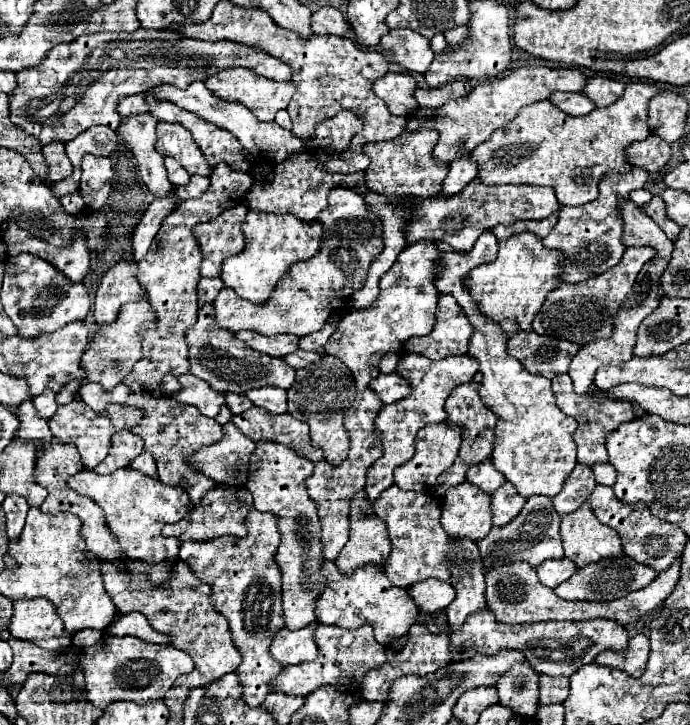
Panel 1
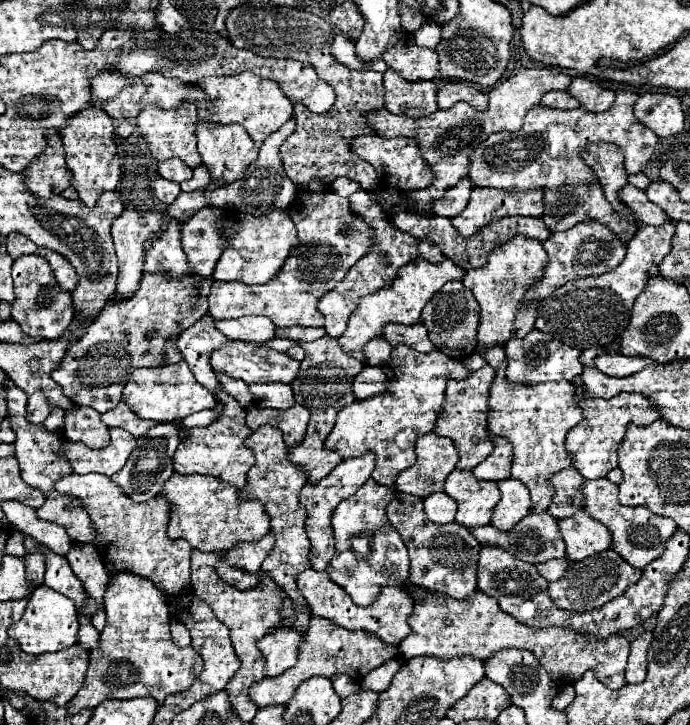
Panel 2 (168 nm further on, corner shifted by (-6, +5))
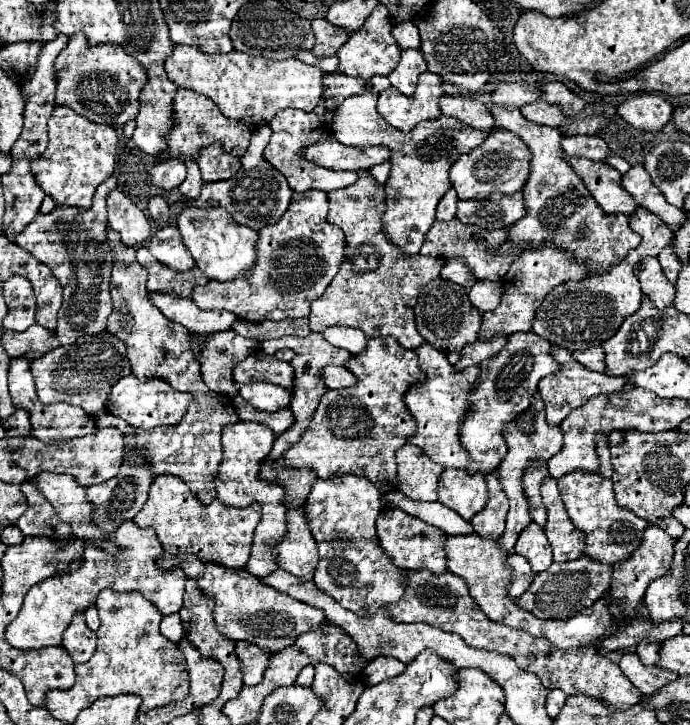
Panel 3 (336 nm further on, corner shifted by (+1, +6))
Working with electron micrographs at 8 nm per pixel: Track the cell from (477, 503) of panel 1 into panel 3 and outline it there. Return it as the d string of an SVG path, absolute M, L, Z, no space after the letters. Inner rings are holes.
M445 468L439 478L439 502L471 520L487 504L487 482L481 474L469 474L461 468Z

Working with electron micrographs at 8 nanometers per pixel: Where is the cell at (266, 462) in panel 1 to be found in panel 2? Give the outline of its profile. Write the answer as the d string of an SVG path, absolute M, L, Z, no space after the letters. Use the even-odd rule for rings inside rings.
M260 427L256 431L250 433L250 437L244 441L244 445L248 449L254 451L254 465L248 471L248 481L246 485L240 489L241 498L252 498L262 501L268 515L272 517L270 523L270 531L274 533L274 547L270 551L270 555L264 559L262 563L262 571L268 573L268 577L272 577L274 583L278 583L282 587L282 591L292 599L292 603L296 603L296 607L308 607L308 603L304 601L304 597L300 595L298 587L296 587L296 575L302 573L304 569L308 569L308 555L310 555L310 541L306 535L306 513L304 507L298 501L300 489L306 483L304 471L300 467L292 467L292 463L288 461L288 447L282 441L282 435L276 427Z

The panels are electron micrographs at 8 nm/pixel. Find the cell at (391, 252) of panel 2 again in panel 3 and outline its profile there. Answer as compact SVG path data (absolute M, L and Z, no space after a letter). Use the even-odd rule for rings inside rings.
M361 170L361 178L355 186L335 190L329 196L329 222L341 226L347 238L345 262L341 272L327 286L325 294L311 304L309 326L313 332L325 332L331 326L351 326L363 330L369 338L393 336L403 348L415 350L425 340L417 332L413 308L419 292L435 278L445 264L443 258L405 254L383 232L381 220L385 214L385 194L377 186L369 170ZM363 256L375 256L375 266Z

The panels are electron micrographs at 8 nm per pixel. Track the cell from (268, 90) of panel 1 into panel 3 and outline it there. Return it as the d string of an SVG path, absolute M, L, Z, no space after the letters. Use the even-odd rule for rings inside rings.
M179 88L173 98L173 110L177 116L177 126L173 128L173 134L169 136L169 150L173 150L173 158L181 154L181 158L197 158L197 150L203 146L209 146L213 142L221 142L225 152L233 156L243 156L249 146L249 136L253 132L251 126L247 126L243 120L231 120L225 118L225 114L219 110L219 106L213 104L211 98L205 98L189 88Z

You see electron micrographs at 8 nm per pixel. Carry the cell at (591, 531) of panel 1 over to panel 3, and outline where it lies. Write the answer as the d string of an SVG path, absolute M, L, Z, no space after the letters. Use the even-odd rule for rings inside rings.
M547 478L541 486L541 496L547 508L547 526L545 534L553 548L553 562L569 562L583 554L585 534L573 526L571 518L565 512L561 498L557 496L557 480Z

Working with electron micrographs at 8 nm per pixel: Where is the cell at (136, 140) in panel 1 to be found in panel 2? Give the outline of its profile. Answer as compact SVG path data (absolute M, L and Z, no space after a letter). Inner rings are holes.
M158 177L156 183L154 183L154 193L156 193L156 197L158 197L164 205L170 205L170 203L178 197L180 185L174 183L174 181L168 181L168 179Z

